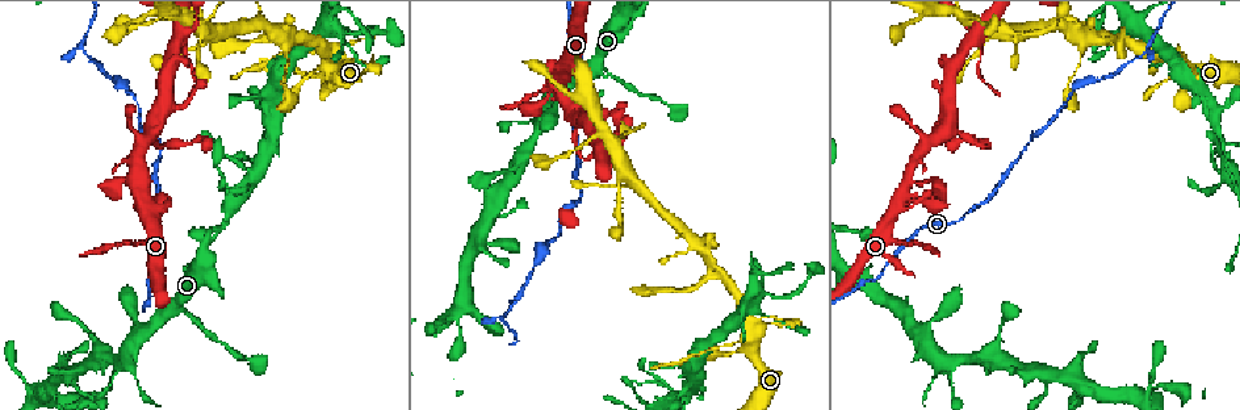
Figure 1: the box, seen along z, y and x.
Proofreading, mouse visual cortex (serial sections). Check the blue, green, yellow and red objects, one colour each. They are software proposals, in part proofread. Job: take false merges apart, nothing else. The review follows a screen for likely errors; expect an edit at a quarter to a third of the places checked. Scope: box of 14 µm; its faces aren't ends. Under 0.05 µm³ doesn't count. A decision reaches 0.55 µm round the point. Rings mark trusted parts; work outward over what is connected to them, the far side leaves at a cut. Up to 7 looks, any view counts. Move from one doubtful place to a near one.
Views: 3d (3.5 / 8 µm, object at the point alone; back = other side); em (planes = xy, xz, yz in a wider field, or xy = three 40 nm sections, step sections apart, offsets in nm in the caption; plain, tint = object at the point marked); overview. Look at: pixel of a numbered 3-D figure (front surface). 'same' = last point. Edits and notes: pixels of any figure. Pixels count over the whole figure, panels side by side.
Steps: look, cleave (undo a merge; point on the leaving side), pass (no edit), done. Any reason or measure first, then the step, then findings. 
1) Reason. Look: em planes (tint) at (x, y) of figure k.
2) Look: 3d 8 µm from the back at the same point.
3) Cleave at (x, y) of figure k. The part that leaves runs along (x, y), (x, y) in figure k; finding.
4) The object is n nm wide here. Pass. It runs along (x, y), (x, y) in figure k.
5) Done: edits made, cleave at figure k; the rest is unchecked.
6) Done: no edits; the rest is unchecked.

Calibre changes. Look: 3d 3.5 µm from the back at (904, 241) of figure 1.

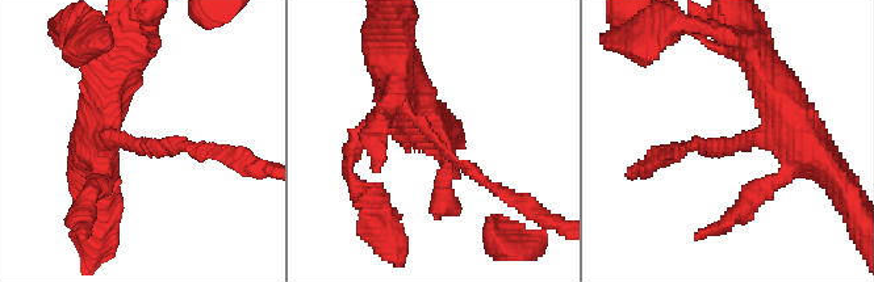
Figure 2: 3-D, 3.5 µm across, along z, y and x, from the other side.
Need the tissue. Look: em xy step 5 (tint) at (735, 141) of figure 2.

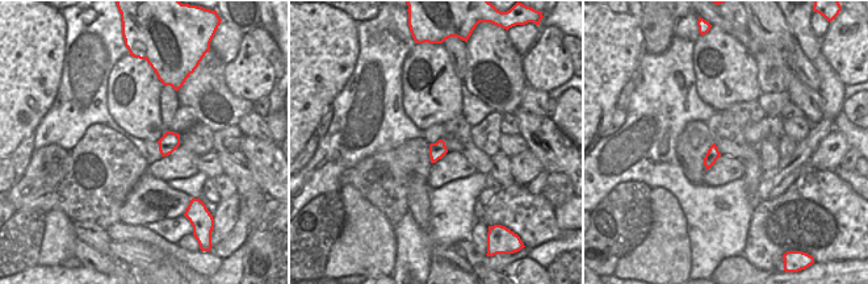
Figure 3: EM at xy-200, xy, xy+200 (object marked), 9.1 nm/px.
Pass. It runs along (390, 67), (404, 110), (496, 188) in figure 2; continuous, no second cell.

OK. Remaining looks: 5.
Calibre changes. Look: 3d 8 µm at (896, 304) of figure 1.

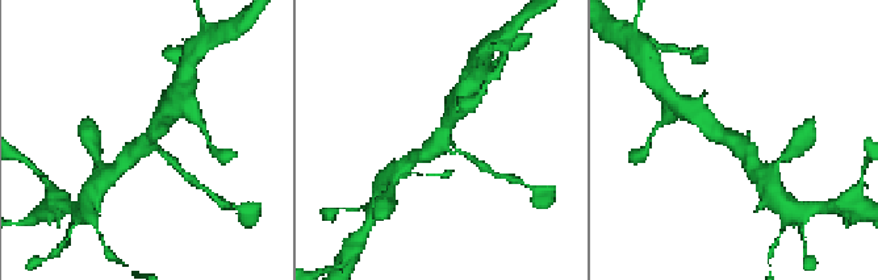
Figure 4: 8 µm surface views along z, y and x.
Zoom in. Look: 3d 3.5 µm at (735, 143) of figure 4.

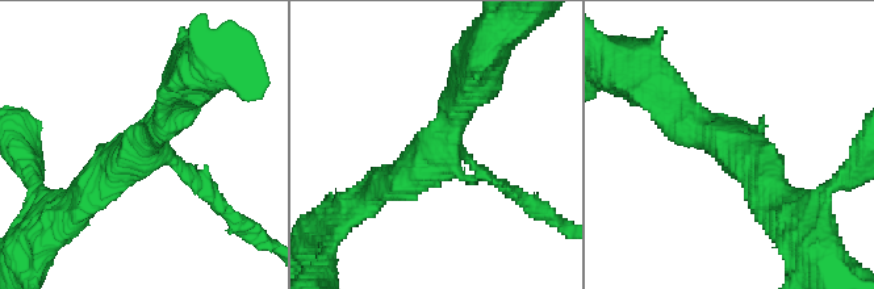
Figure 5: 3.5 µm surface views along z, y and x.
Now the EM. Look: em xy step 2 (tint) at (731, 139) of figure 5.

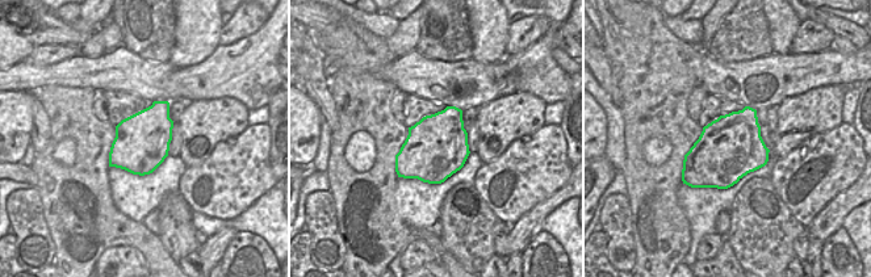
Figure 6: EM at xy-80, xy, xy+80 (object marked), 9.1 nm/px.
The arms are 150, 350, 450 nm wide. Pass. It runs along (669, 92), (747, 154), (769, 193) in figure 5; one cell here.

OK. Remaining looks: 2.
Narrows sharply. Look: 3d 3.5 µm at (286, 63) of figure 1.

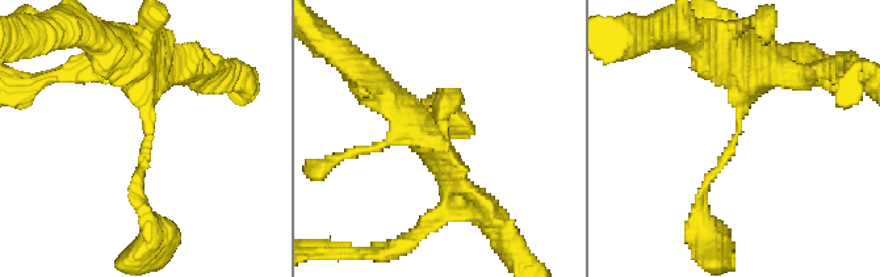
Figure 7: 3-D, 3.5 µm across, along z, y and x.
Pass. It runs along (774, 66), (753, 66), (740, 130), (699, 204) in figure 7; one cell here.

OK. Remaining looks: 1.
Done: no edits; the rest is unchecked.

